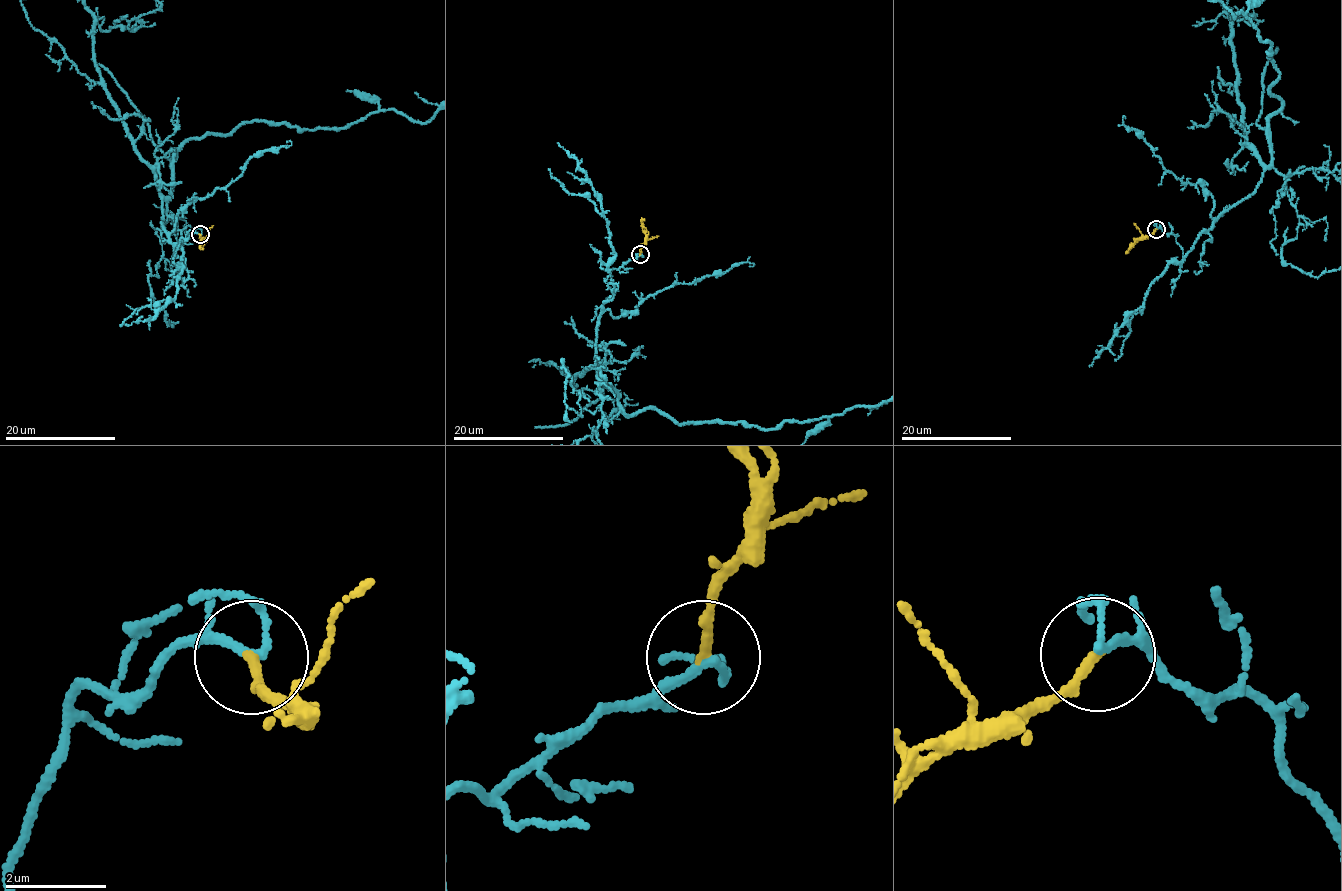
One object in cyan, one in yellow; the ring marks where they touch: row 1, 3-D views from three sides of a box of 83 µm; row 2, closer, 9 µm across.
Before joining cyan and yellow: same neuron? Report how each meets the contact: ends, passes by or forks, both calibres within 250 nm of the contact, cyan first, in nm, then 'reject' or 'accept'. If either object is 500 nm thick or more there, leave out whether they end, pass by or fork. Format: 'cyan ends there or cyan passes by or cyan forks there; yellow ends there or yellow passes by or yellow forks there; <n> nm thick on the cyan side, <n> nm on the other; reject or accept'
cyan passes by; yellow ends there; 130 nm thick on the cyan side, 180 nm on the other; accept

